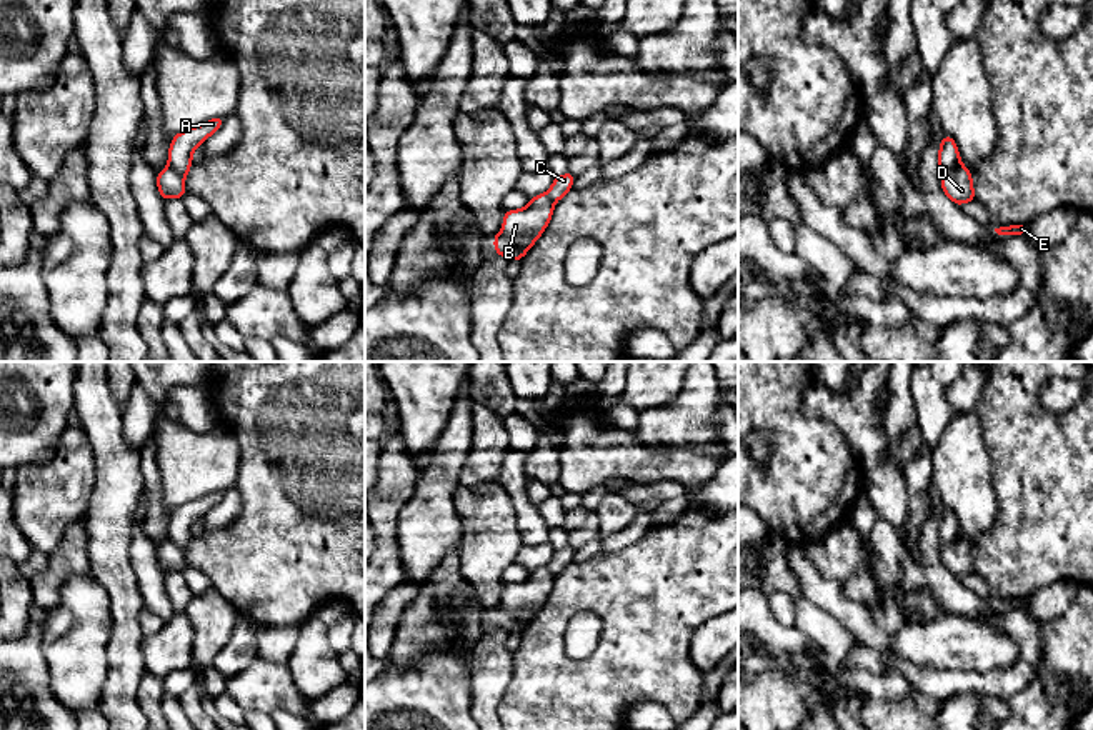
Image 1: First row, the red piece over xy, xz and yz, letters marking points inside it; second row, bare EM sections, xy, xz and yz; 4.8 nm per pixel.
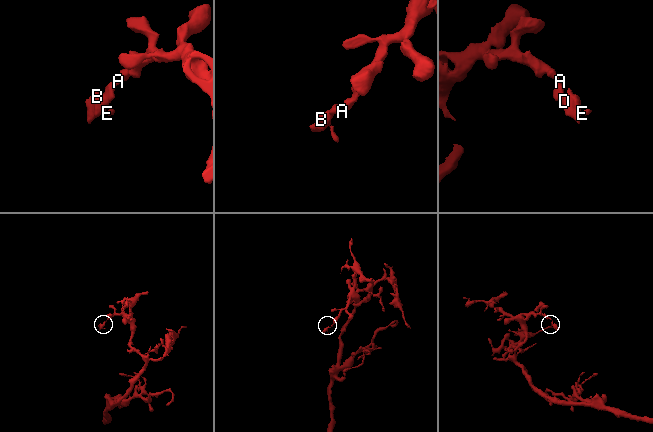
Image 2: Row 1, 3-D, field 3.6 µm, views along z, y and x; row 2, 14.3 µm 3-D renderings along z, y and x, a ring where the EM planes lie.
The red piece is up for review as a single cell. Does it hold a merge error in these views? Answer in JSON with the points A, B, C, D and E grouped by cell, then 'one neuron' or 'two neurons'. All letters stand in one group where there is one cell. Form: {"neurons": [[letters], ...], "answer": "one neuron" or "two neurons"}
{"neurons": [["A", "C"], ["B", "D", "E"]], "answer": "two neurons"}

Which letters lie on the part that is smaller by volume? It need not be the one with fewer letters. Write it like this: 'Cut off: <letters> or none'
Cut off: B, D, E

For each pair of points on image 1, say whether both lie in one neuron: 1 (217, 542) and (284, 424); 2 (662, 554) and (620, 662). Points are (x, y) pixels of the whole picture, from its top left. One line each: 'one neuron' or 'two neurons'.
1: one neuron
2: one neuron

